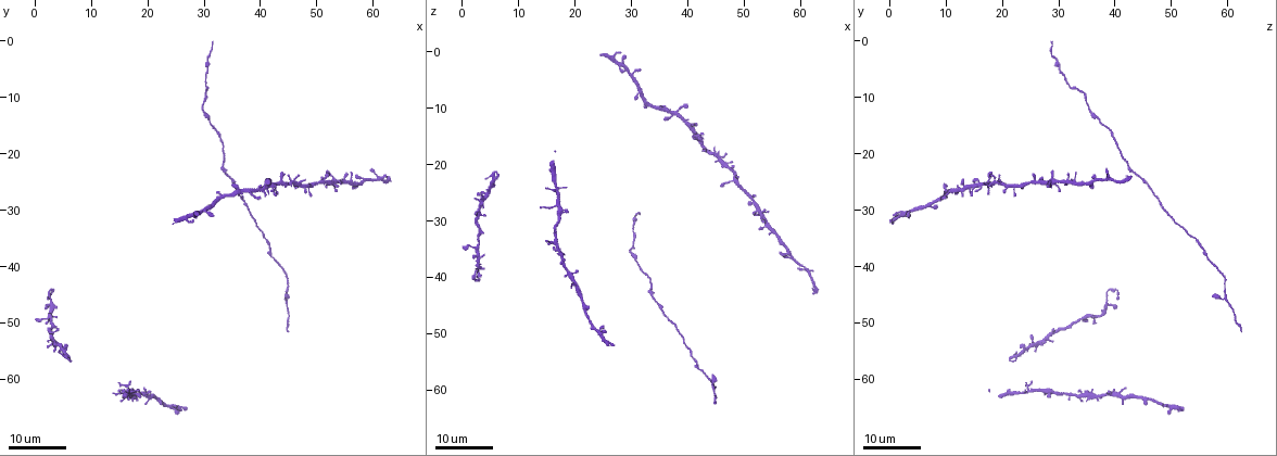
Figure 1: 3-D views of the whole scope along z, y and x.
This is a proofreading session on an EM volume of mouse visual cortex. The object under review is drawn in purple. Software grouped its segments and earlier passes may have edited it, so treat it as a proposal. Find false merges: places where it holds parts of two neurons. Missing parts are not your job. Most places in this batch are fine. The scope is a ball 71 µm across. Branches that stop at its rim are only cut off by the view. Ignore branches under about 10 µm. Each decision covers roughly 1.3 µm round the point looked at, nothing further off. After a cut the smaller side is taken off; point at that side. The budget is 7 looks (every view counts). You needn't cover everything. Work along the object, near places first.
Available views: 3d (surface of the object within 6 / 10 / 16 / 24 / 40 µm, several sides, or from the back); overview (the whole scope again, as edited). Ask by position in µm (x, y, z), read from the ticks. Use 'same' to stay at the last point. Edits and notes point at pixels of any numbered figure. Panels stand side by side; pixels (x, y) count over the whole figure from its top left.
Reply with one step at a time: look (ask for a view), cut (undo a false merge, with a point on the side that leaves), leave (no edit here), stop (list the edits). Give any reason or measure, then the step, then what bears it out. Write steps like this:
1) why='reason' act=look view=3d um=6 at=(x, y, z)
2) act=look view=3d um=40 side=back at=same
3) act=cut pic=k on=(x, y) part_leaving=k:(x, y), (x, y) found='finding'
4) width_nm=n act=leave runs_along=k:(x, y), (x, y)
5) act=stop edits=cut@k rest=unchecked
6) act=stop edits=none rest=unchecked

why='four arms meet' act=look view=3d um=16 at=(48.5, 25.5, 23.0)

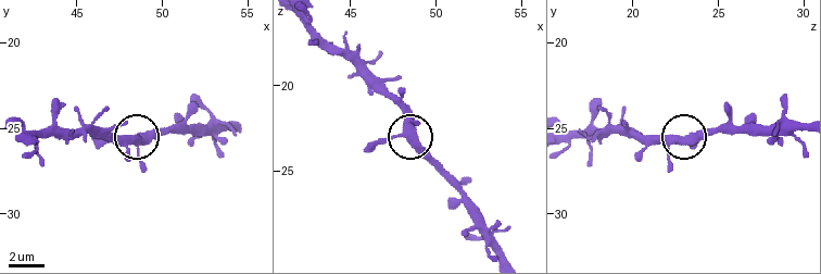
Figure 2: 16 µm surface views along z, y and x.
act=look view=3d um=10 at=(48.7, 25.7, 22.7)

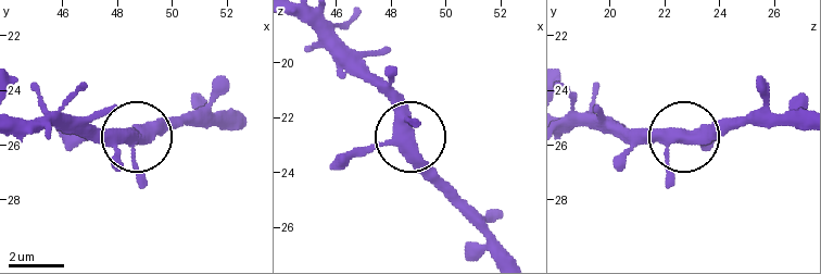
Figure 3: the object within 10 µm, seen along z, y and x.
arms=4 act=leave found='continuous, no second neuron'

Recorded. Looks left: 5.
why='narrows sharply' act=look view=3d um=24 at=(33.0, 28.5, 8.5)

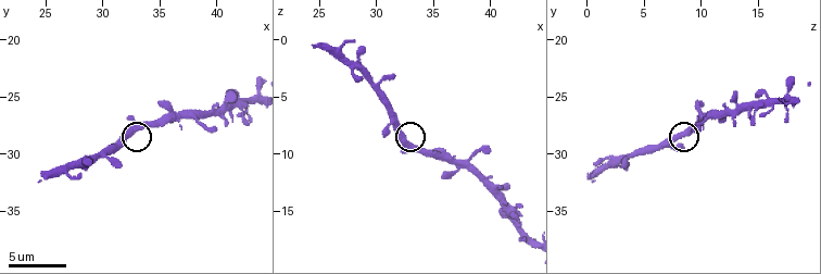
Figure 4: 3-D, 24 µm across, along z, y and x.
act=look view=3d um=10 at=(32.4, 28.4, 8.6)

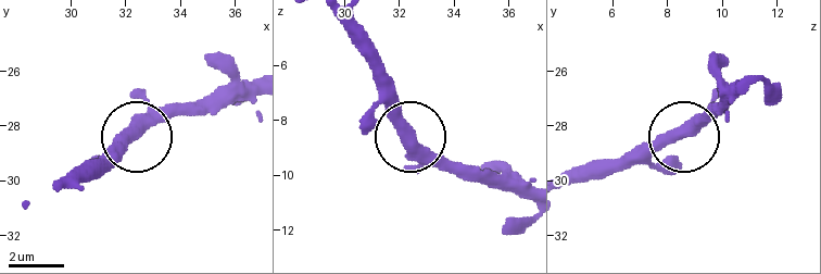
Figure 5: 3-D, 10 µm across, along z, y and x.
act=leave found='continuous, no second neuron'

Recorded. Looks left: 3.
why='calibre changes' act=look view=3d um=16 at=(30.0, 12.5, 36.0)

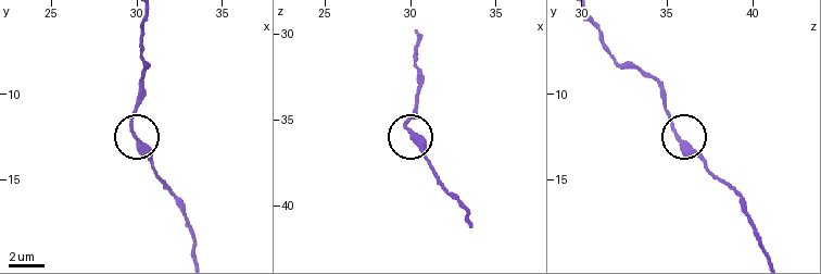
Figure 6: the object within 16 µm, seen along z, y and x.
why='closer look' act=look view=3d um=10 at=(30.0, 12.6, 35.8)

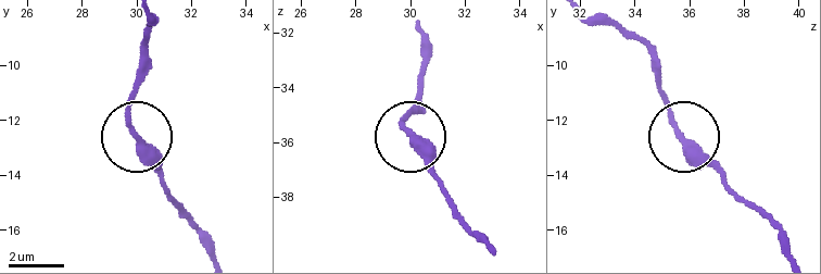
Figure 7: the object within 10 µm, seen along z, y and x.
act=look view=3d um=10 side=back at=(30.0, 12.6, 35.6)

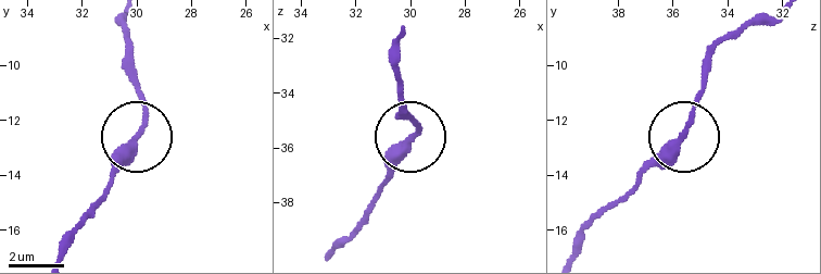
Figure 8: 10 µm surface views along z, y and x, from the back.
act=leave runs_along=8:(573, 251), (582, 229), (673, 146), (706, 57) found='continuous, no second neuron'

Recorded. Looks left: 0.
act=stop edits=none rest=unchecked

